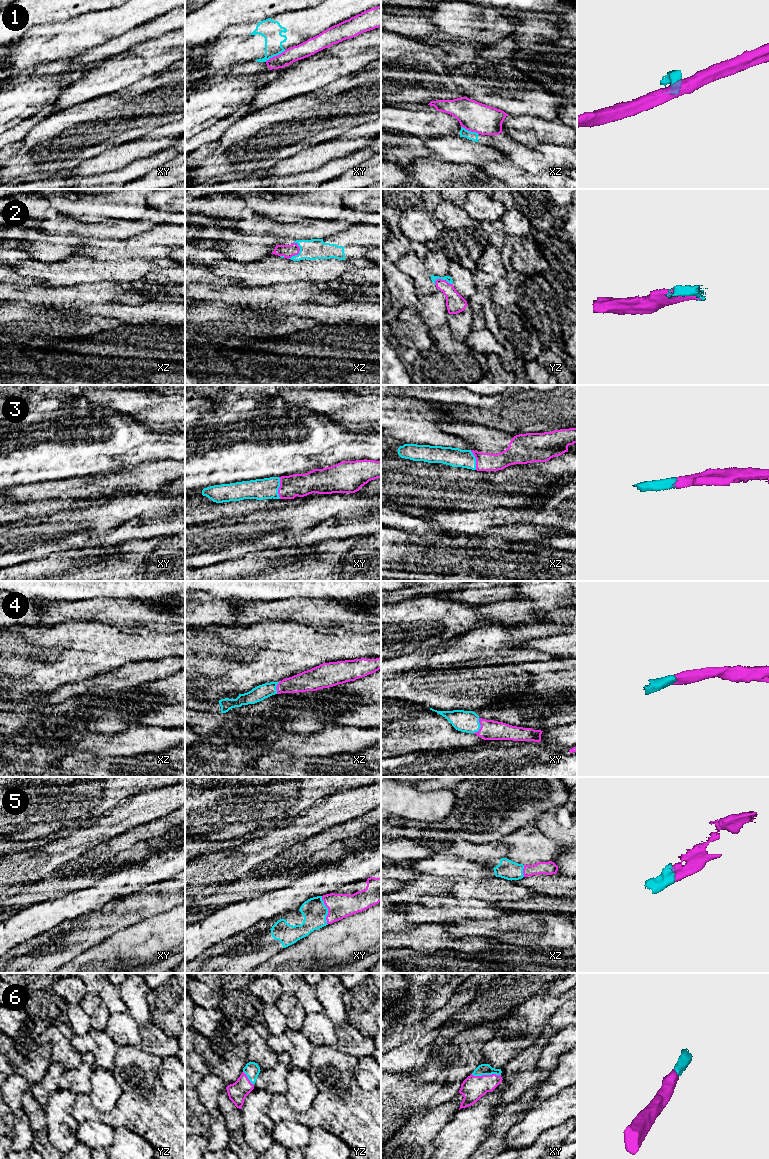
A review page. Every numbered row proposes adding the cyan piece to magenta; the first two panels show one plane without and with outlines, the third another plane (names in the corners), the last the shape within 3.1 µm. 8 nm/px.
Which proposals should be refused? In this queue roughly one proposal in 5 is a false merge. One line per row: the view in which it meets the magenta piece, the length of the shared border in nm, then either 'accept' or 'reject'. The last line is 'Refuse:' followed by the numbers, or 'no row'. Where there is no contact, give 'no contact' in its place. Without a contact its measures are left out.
1: meets magenta in xy; contact 190 nm long; reject
2: meets magenta in xz; contact 150 nm long; accept
3: meets magenta in xy; contact 180 nm long; accept
4: meets magenta in xy; contact 130 nm long; accept
5: meets magenta in xy; contact 240 nm long; accept
6: meets magenta in xy; contact 240 nm long; accept
Refuse: 1

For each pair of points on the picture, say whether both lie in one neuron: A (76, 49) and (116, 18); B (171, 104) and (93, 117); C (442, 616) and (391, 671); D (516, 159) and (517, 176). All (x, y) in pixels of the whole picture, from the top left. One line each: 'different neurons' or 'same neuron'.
A: same neuron
B: same neuron
C: different neurons
D: different neurons

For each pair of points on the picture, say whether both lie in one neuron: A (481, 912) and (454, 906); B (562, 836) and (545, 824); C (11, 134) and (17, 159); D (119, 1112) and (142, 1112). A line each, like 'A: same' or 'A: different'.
A: same
B: same
C: different
D: same

